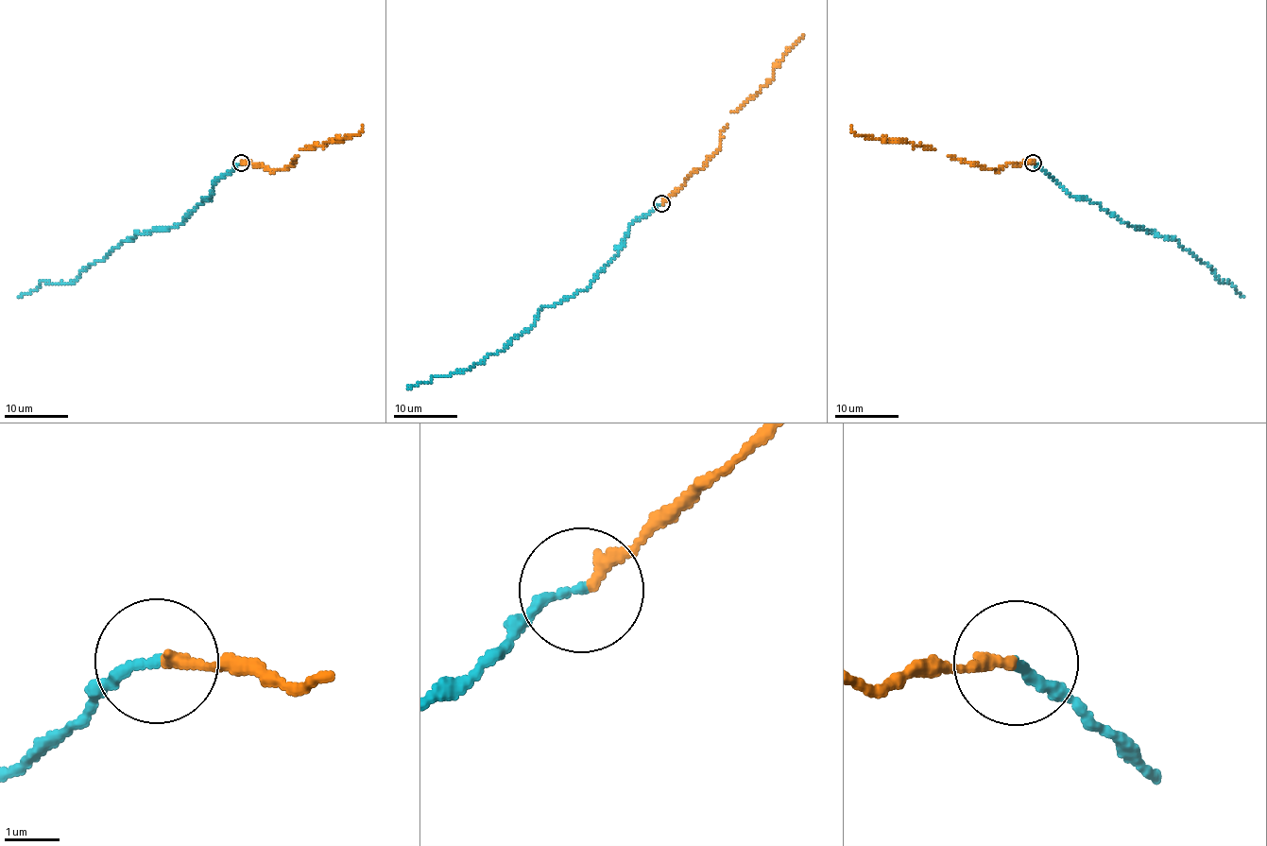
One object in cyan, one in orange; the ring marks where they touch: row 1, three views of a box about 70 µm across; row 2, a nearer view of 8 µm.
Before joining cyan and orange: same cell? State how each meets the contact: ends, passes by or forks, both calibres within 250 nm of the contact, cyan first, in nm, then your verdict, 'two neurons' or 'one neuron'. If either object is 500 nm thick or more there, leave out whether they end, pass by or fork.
cyan ends | orange ends | 180/220 nm | one neuron

